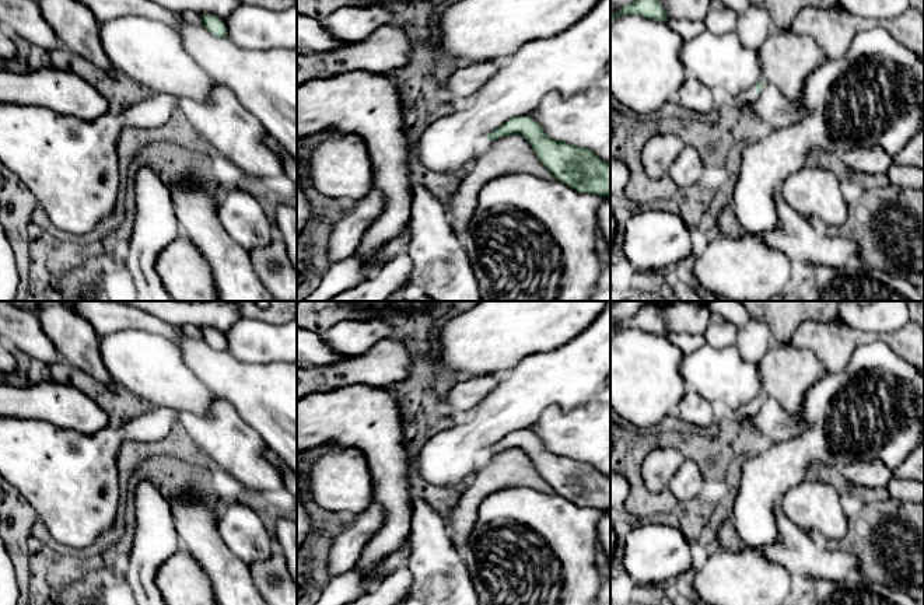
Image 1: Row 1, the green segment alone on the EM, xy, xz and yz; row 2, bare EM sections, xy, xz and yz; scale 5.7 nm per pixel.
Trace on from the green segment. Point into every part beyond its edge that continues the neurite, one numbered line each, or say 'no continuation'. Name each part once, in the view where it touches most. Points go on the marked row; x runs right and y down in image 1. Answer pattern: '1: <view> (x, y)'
1: yz (749, 95)

